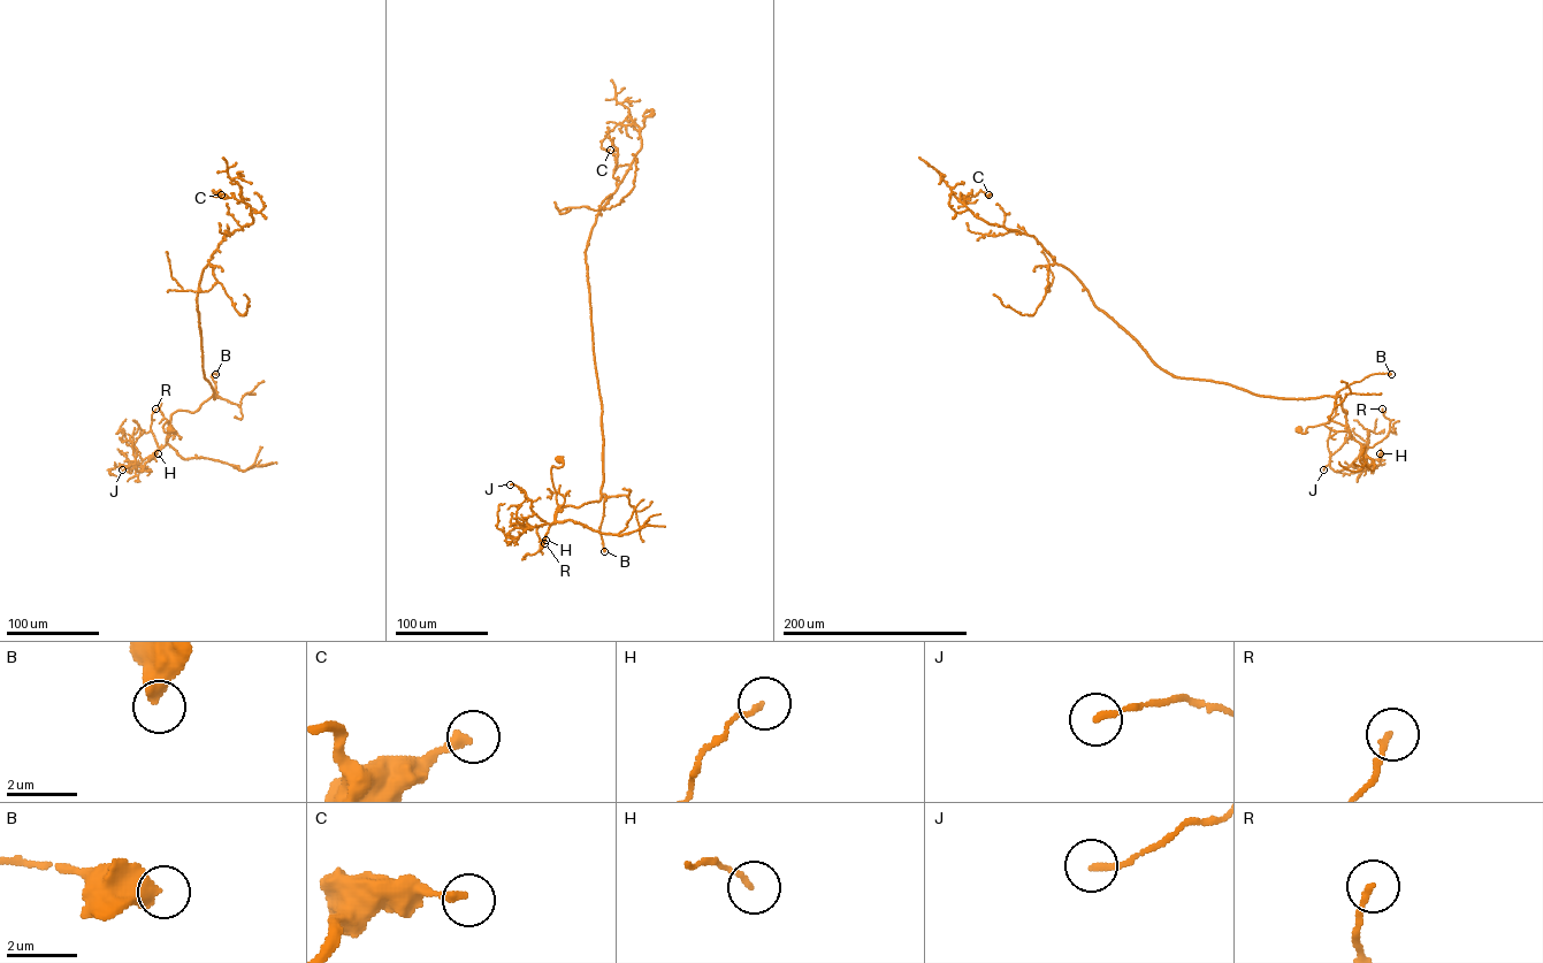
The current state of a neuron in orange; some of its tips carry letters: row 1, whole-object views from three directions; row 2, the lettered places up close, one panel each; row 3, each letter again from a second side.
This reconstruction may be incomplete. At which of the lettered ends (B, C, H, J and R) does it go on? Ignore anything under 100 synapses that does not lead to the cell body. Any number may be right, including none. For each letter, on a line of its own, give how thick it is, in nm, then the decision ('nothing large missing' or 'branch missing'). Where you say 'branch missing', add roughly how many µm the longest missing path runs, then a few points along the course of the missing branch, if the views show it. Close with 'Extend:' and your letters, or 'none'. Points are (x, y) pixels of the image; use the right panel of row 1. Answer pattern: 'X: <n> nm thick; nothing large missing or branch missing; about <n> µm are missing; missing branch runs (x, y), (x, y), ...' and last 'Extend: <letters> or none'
B: 500 nm thick; nothing large missing
C: 260 nm thick; nothing large missing
H: 130 nm thick; nothing large missing
J: 180 nm thick; nothing large missing
R: 150 nm thick; nothing large missing
Extend: none

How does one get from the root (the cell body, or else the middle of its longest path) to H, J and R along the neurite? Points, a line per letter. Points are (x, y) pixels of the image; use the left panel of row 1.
H: (170, 429), (175, 433), (165, 433), (162, 427), (167, 421), (172, 432), (167, 443), (147, 459), (158, 453)
J: (170, 429), (175, 433), (162, 427), (167, 421), (172, 432), (167, 442), (143, 471), (135, 464), (122, 469)
R: (170, 429), (175, 433), (162, 427), (167, 421), (172, 432), (159, 446), (151, 427), (155, 409)

